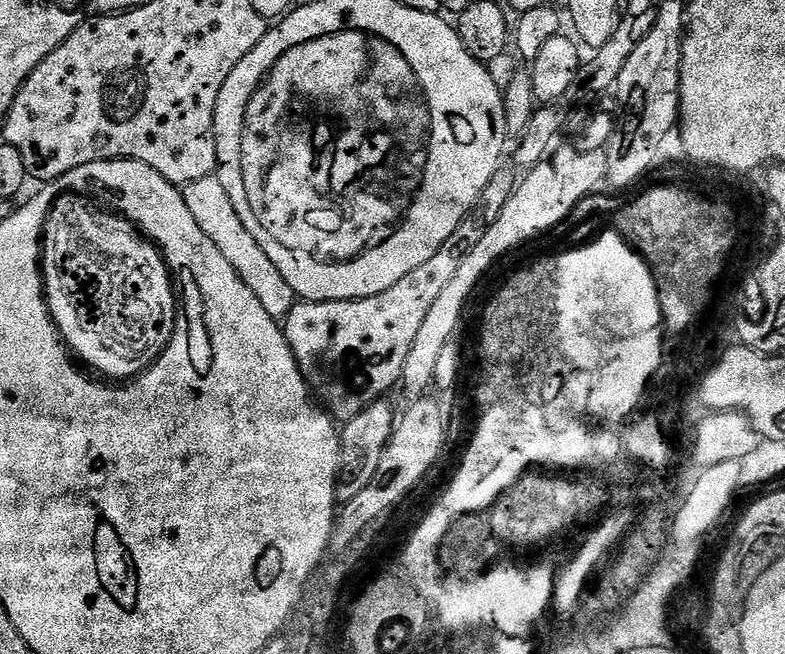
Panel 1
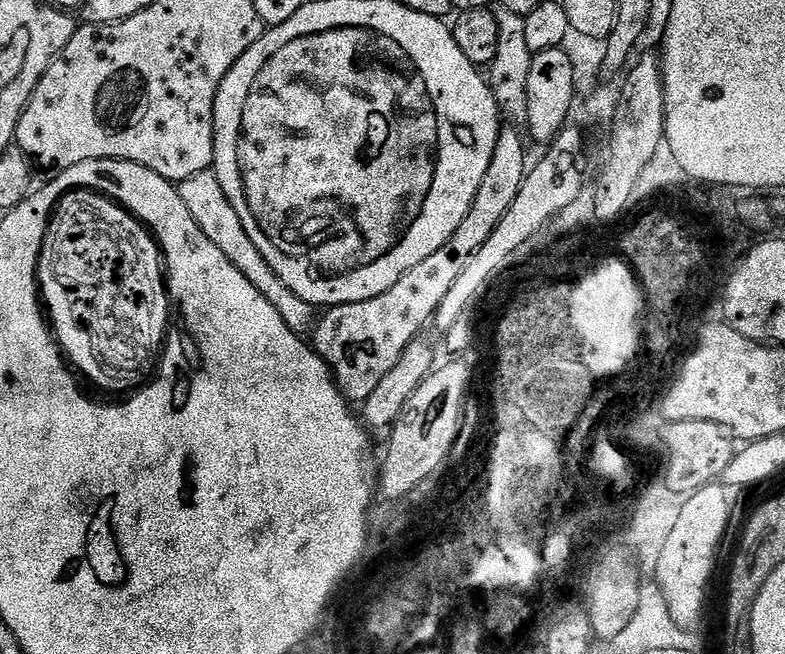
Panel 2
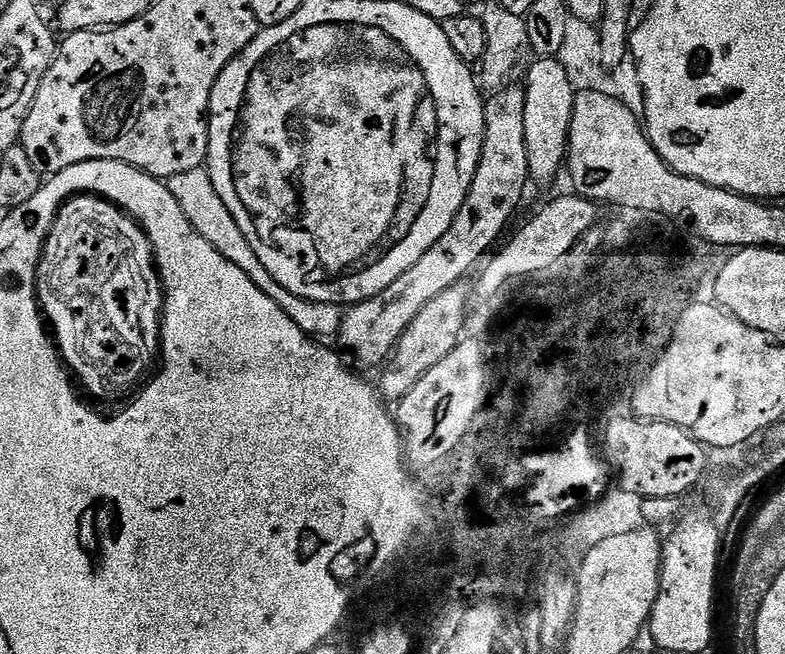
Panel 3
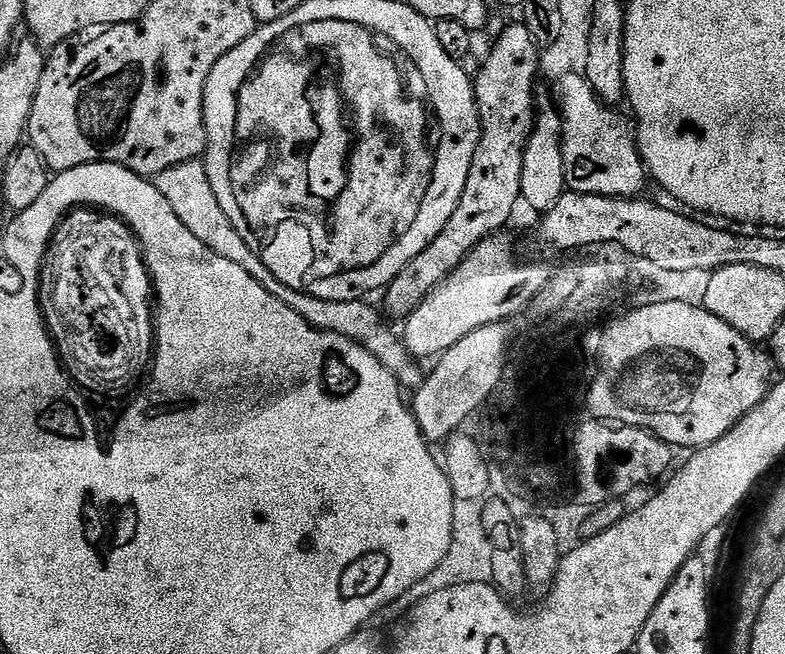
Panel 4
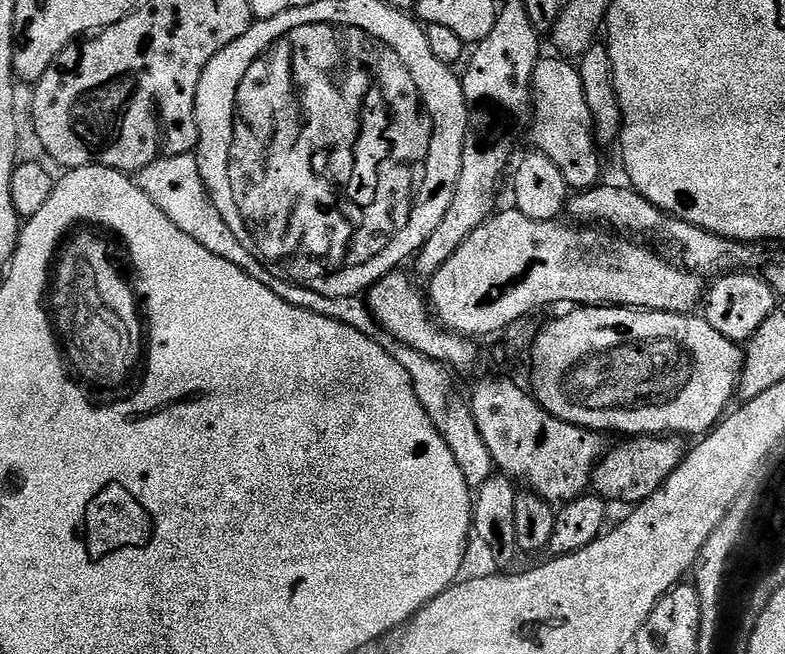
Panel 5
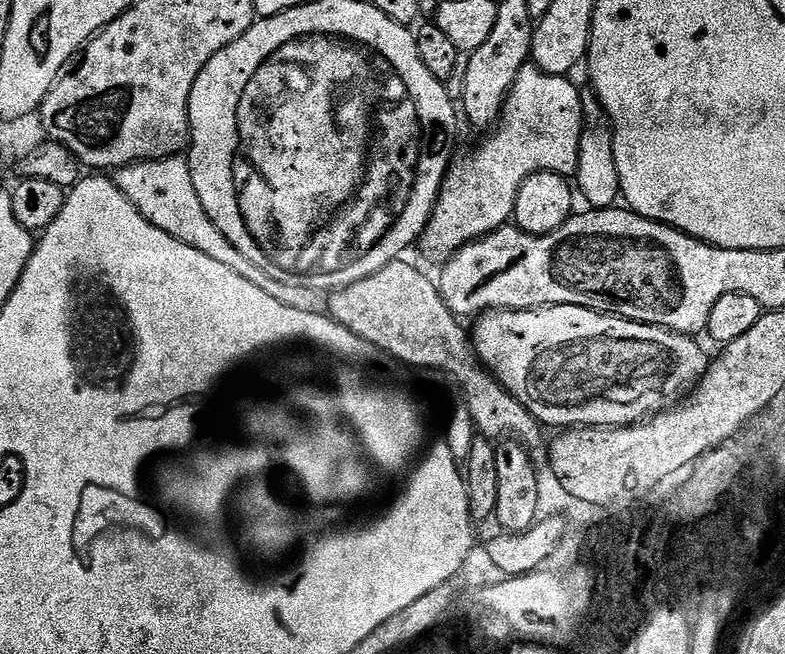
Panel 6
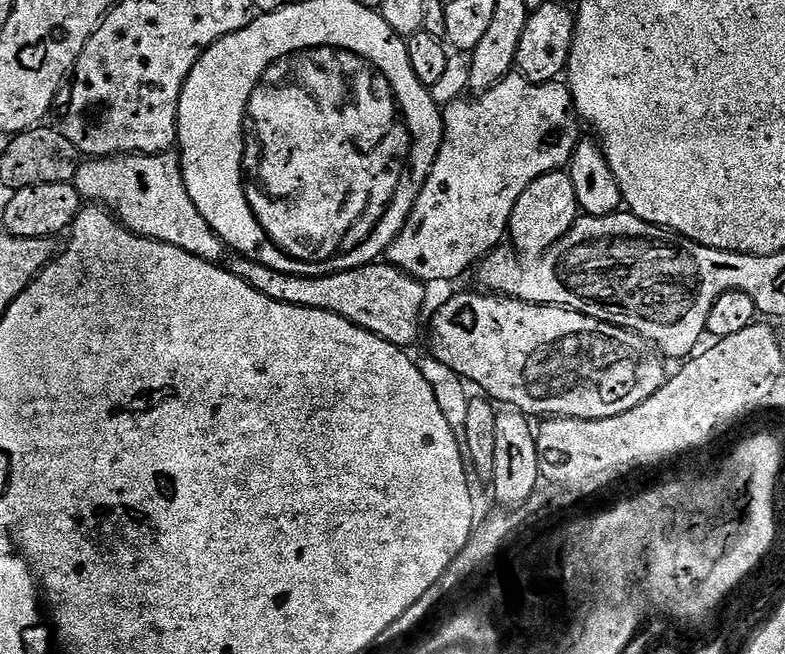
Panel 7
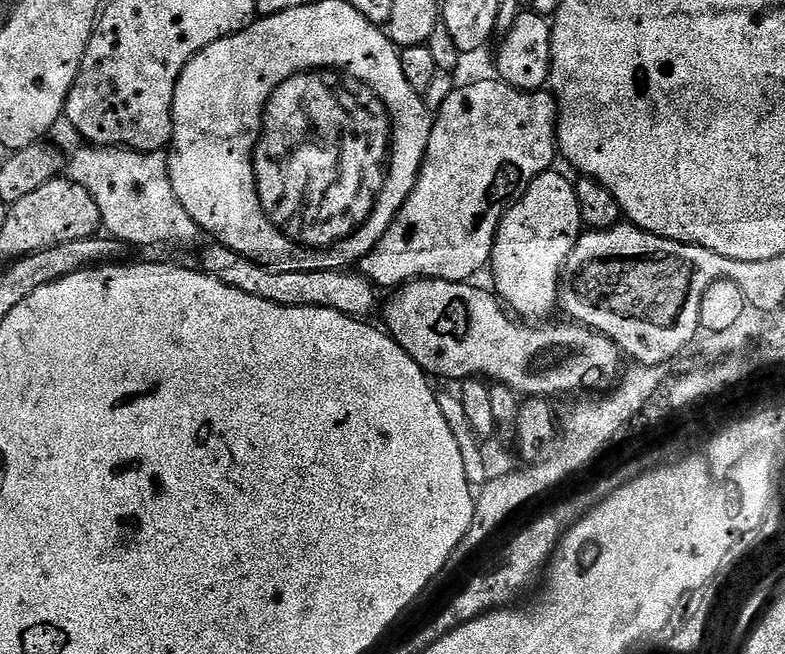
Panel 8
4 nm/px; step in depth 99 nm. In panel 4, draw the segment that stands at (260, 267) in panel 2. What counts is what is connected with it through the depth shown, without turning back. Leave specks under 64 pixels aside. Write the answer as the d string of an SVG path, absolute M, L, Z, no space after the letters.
M203 159L170 166L170 170L162 170L157 174L154 183L157 190L174 206L178 218L182 218L182 226L186 226L186 230L190 230L190 234L194 234L194 238L198 238L198 242L202 242L207 248L214 250L214 254L218 254L222 258L230 258L230 262L242 266L242 270L246 270L246 274L250 274L250 278L254 278L254 282L258 282L258 286L262 286L262 290L274 294L274 298L278 298L278 302L286 302L286 306L290 306L290 310L302 314L302 318L306 318L306 322L310 322L310 326L323 332L342 334L366 350L370 350L370 354L374 354L374 358L378 358L396 375L401 389L415 390L422 386L426 372L425 369L420 369L423 368L421 361L410 354L410 350L397 333L395 336L384 325L385 317L377 305L376 309L374 305L368 304L372 302L367 299L314 298L310 294L290 290L290 286L278 282L278 278L274 278L274 274L270 274L270 270L266 270L262 258L258 258L258 254L254 254L254 250L250 250L250 246L246 246L246 242L242 242L242 234L238 234L238 230L234 230L230 218L226 218L226 210L222 210L222 206L218 206L218 198L214 198L214 186L210 186L210 178L206 174Z

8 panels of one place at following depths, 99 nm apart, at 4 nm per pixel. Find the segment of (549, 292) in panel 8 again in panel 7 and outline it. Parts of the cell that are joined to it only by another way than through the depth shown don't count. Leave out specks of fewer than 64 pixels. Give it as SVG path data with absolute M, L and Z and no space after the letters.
M567 171L548 172L530 182L530 186L526 186L522 198L518 198L514 206L514 214L508 223L511 247L524 258L543 256L550 246L558 243L572 229L577 218L574 182Z

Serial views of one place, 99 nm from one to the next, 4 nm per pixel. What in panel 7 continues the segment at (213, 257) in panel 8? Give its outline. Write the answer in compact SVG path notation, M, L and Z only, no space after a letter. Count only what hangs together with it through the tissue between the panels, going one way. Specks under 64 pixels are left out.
M239 254L233 255L231 258L233 260L229 259L226 264L228 271L245 280L250 287L258 290L258 294L266 294L266 298L270 298L274 302L282 302L299 308L333 312L346 318L350 323L357 324L359 328L365 328L366 331L372 332L378 338L396 344L402 349L407 349L408 344L414 343L420 336L420 319L424 316L425 285L410 274L403 272L401 268L395 268L393 264L377 262L354 270L342 270L325 276L295 276L294 274L286 274L282 270L270 270L270 266L262 266L256 260L250 260Z

